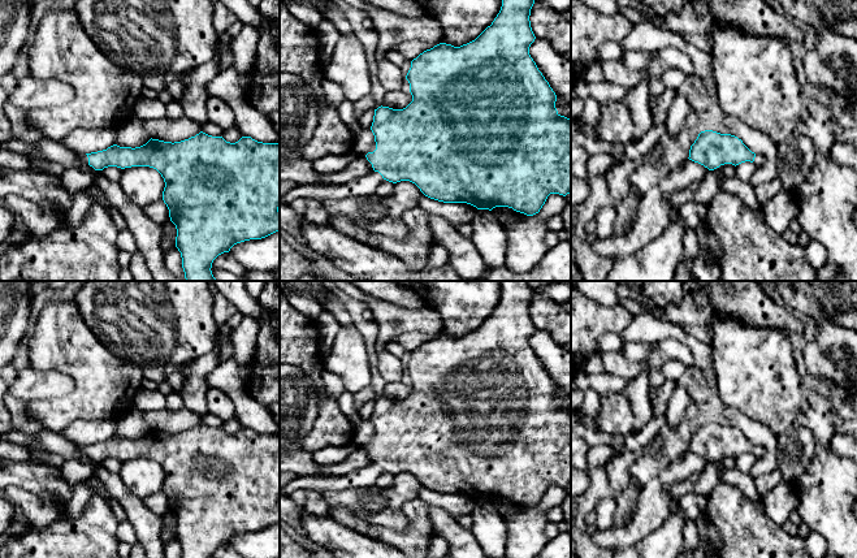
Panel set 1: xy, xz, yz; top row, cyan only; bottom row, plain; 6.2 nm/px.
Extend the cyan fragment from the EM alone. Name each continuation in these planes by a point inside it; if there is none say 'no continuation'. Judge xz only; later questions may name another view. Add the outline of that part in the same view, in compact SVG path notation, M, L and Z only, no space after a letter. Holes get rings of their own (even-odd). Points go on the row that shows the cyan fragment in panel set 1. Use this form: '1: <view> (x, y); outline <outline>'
1: xz (363, 186); outline M373 170L345 185L297 185L280 199L280 203L290 206L298 198L324 202L351 196L369 196L376 194L376 189L381 181L384 181L382 176Z

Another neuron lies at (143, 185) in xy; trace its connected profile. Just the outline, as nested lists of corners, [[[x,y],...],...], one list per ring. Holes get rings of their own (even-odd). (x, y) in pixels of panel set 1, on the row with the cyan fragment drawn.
[[[150,166],[125,168],[118,183],[130,200],[140,208],[161,200],[165,187],[161,174]]]

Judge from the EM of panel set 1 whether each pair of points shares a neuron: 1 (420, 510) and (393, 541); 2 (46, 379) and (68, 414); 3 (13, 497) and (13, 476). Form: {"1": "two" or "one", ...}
{"1": "one", "2": "two", "3": "two"}

